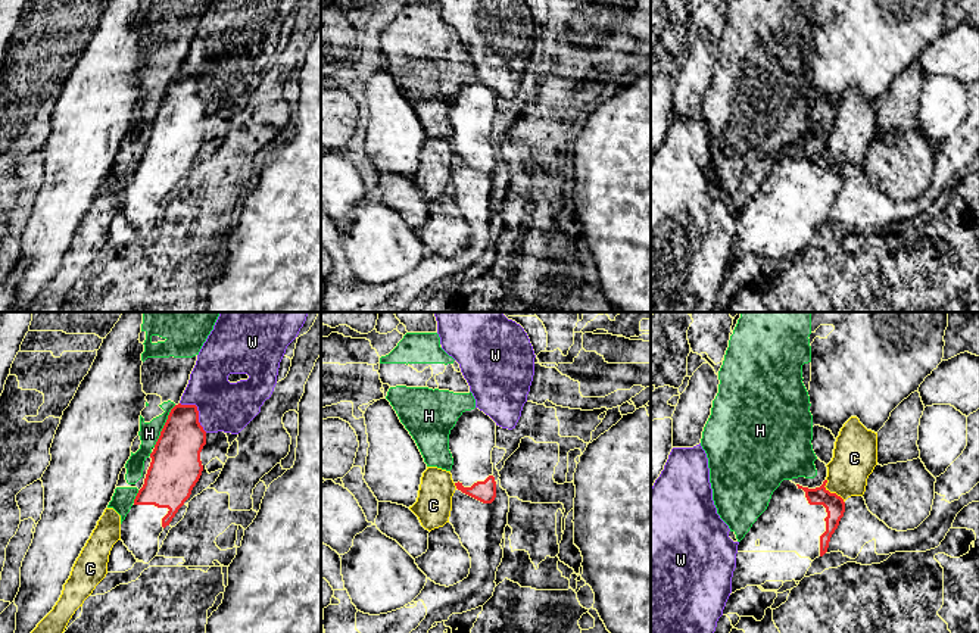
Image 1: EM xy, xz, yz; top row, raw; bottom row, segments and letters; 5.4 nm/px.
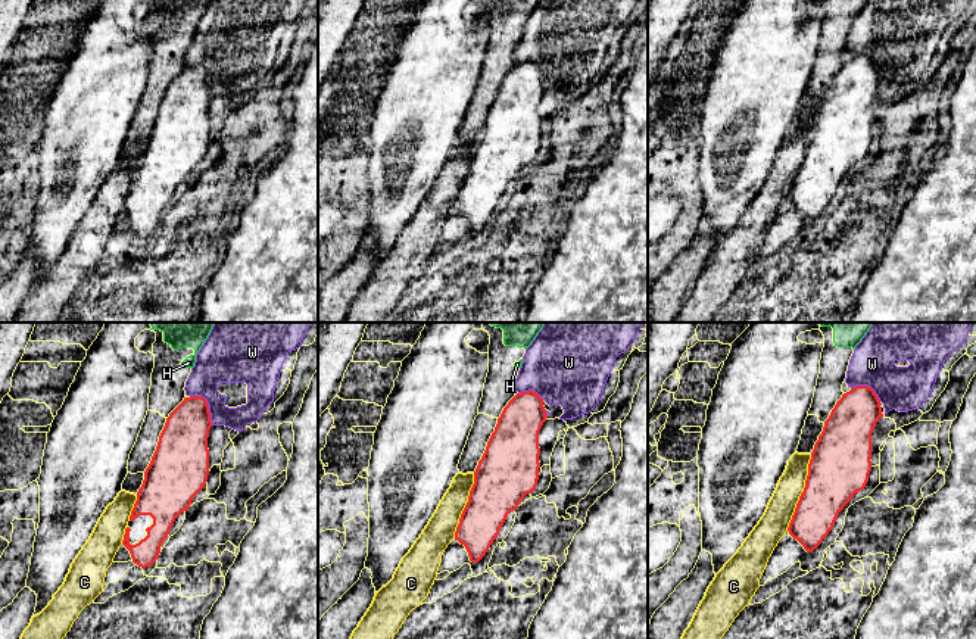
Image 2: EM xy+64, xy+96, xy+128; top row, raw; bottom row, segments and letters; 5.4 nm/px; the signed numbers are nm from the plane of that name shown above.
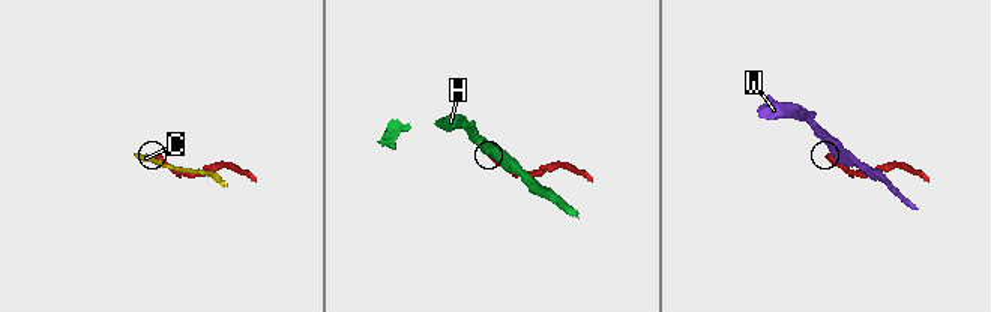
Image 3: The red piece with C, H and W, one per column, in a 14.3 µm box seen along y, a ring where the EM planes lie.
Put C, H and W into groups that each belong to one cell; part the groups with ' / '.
C / H / W

